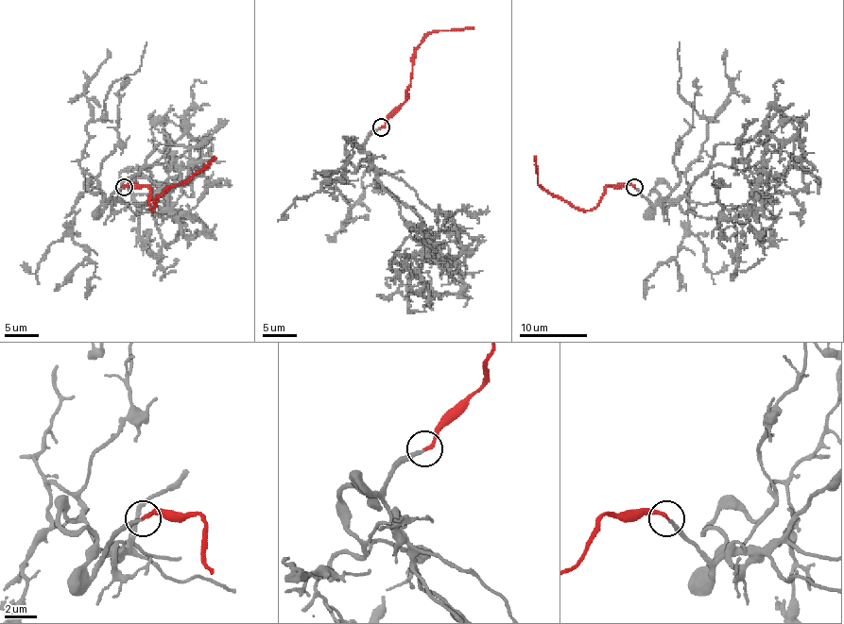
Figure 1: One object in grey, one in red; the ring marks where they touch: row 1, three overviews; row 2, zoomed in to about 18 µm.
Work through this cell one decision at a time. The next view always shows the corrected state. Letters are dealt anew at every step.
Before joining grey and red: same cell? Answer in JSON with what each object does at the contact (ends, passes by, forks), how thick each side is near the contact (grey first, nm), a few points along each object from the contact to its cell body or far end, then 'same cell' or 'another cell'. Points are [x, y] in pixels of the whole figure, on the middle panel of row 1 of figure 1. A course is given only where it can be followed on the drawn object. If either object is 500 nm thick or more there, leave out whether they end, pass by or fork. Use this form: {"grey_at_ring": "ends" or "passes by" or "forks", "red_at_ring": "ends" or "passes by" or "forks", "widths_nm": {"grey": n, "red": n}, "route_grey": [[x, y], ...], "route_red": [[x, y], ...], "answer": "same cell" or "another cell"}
{"grey_at_ring": "ends", "red_at_ring": "ends", "widths_nm": {"grey": 200, "red": 240}, "route_grey": [[382, 127], [365, 153], [410, 235], [427, 246], [399, 280], [412, 312], [424, 306]], "route_red": [[382, 127], [407, 98], [418, 45], [433, 32], [473, 27]], "answer": "same cell"}

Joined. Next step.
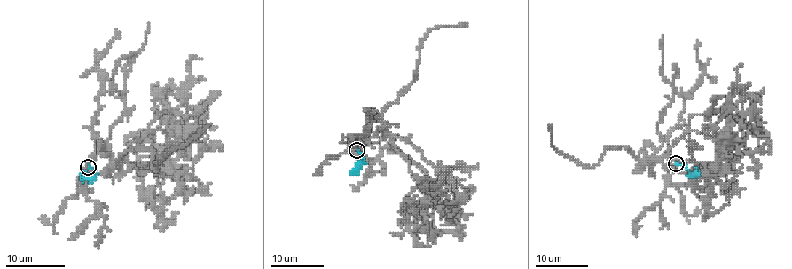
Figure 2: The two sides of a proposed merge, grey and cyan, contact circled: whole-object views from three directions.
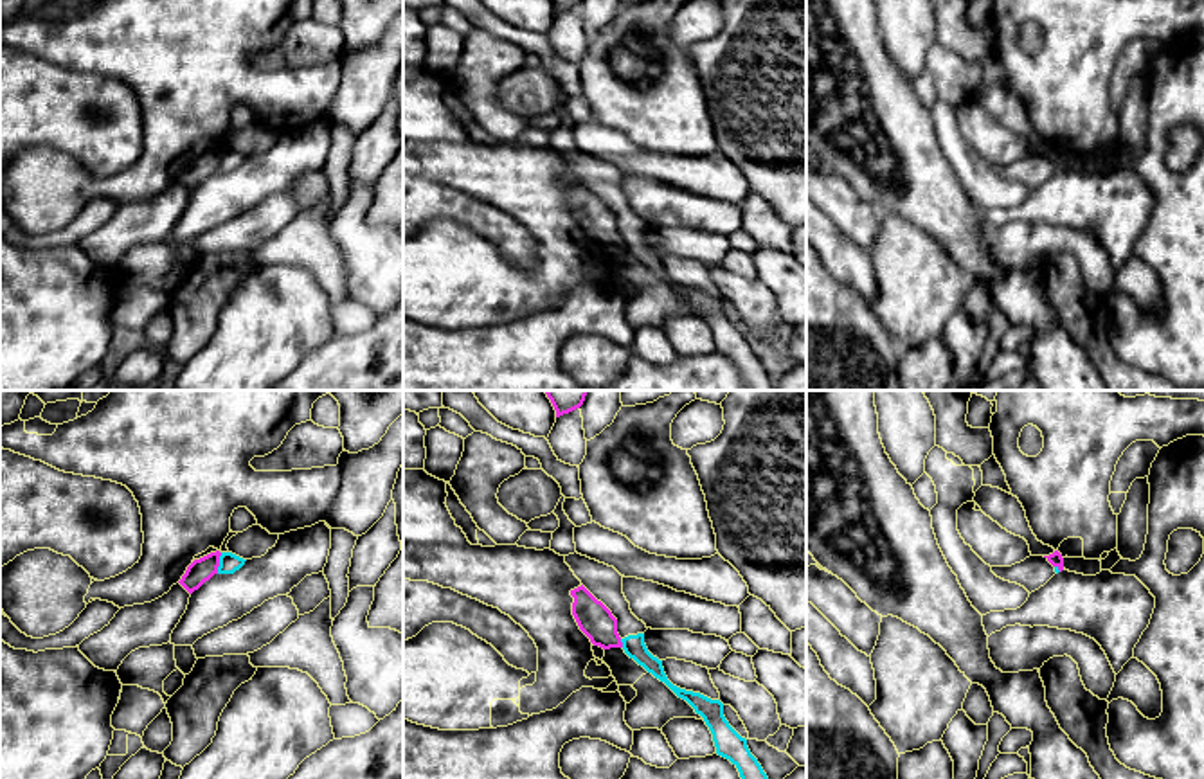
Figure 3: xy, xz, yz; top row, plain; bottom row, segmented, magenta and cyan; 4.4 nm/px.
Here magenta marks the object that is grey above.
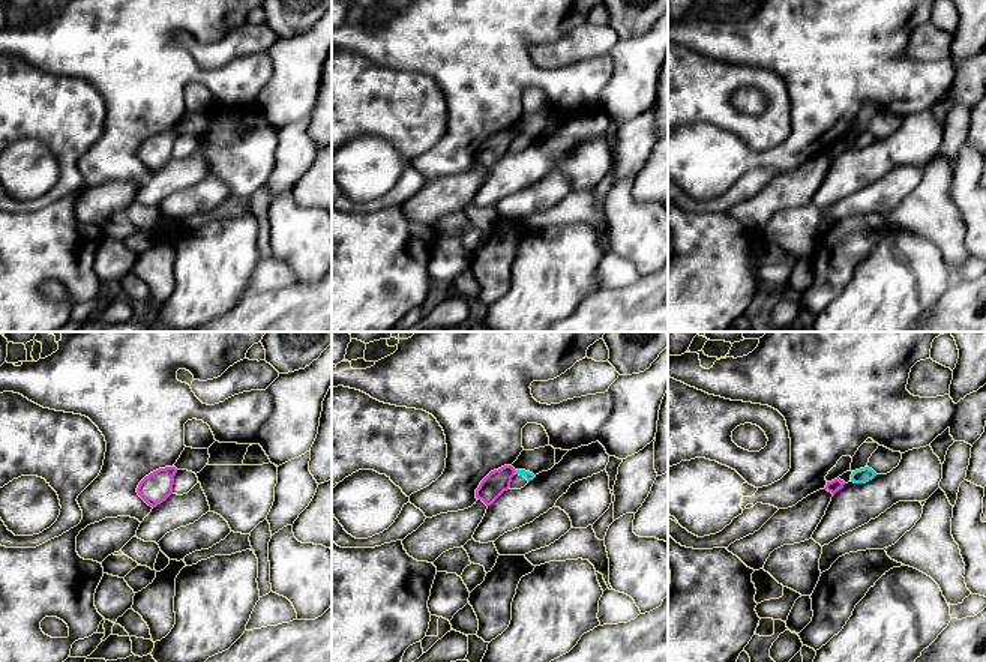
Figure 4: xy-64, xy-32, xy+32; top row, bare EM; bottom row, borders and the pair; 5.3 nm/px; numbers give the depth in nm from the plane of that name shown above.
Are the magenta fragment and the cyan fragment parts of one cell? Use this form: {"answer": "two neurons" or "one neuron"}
{"answer": "two neurons"}

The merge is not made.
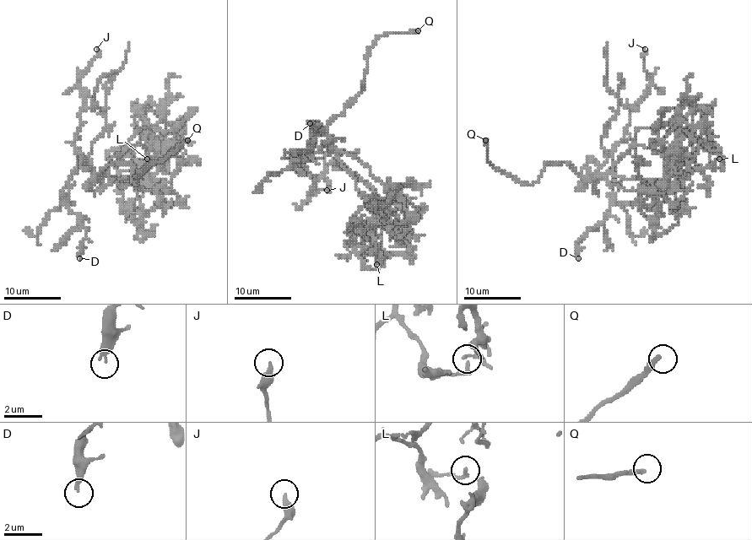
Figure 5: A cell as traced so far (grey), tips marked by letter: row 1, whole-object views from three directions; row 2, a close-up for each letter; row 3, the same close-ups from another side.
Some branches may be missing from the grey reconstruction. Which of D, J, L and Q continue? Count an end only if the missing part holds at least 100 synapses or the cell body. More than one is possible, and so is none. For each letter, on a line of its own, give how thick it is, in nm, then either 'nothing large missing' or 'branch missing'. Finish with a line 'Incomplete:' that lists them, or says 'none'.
D: 280 nm | nothing large missing
J: 320 nm | nothing large missing
L: 120 nm | nothing large missing
Q: 240 nm | branch missing
Incomplete: Q

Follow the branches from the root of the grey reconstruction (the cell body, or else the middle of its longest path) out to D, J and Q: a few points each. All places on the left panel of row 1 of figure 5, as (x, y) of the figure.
D: (100, 174), (94, 173), (87, 157), (77, 153), (78, 169), (68, 182), (68, 208), (87, 229), (79, 258)
J: (100, 174), (73, 146), (83, 107), (78, 78), (96, 56), (96, 49)
Q: (100, 174), (96, 178), (114, 163), (129, 163), (135, 184), (143, 170), (162, 161), (187, 140)

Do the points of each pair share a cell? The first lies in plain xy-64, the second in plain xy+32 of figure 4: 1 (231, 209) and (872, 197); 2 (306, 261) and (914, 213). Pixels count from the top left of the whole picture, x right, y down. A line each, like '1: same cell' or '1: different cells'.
1: different cells
2: different cells

